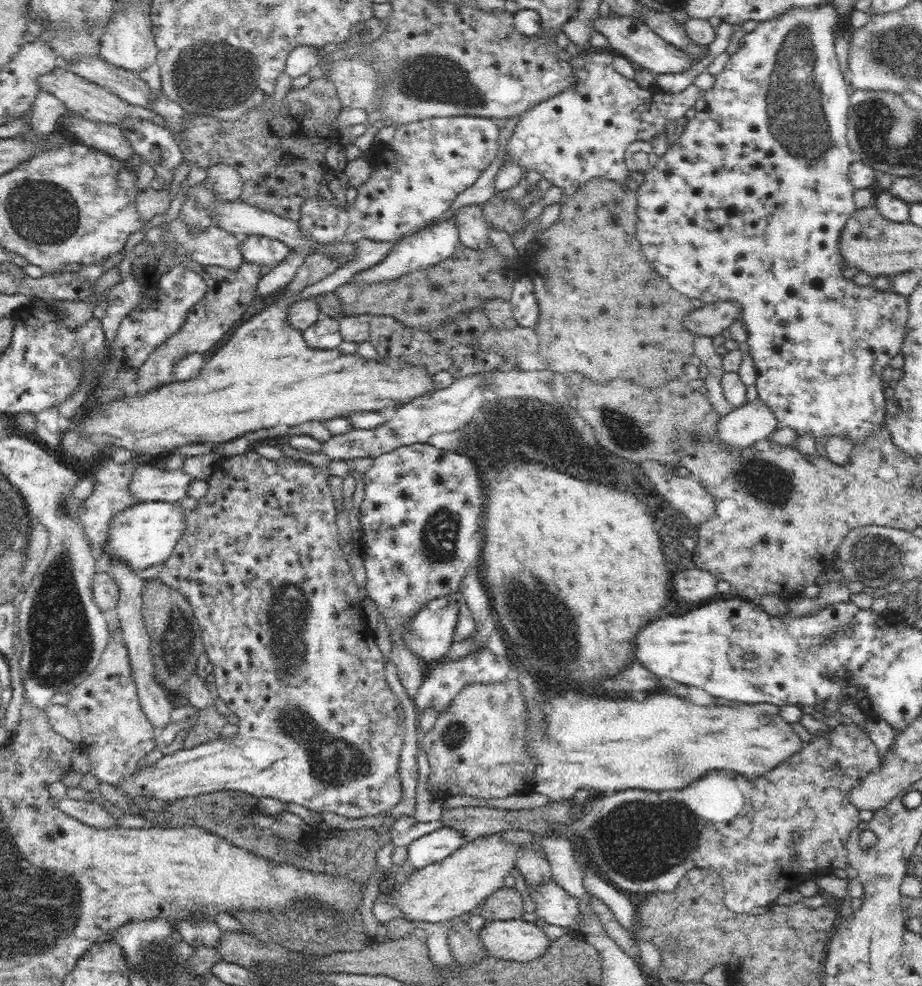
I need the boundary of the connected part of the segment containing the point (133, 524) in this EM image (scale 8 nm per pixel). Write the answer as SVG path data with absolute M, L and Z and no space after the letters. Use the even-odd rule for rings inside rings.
M148 501L134 504L132 508L118 512L108 528L108 540L102 544L98 553L106 553L109 557L116 555L118 559L128 563L135 571L149 566L162 565L174 552L174 546L186 532L185 509L176 502Z

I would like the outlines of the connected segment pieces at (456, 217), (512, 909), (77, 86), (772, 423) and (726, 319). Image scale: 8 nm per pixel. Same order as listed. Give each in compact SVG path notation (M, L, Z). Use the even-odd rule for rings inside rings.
M462 206L452 214L451 219L455 222L459 240L463 246L477 249L488 244L490 224L483 216L482 206Z
M502 886L487 896L479 909L486 922L520 919L526 912L526 902L518 889Z
M55 66L52 72L40 76L36 81L38 81L40 89L54 94L59 101L62 101L62 103L66 105L67 110L81 114L88 120L115 124L118 127L120 127L120 124L122 124L126 118L137 118L138 120L149 120L156 124L164 124L162 115L156 114L153 109L132 105L114 93L111 93L103 86L100 86L98 83L79 77L66 68Z
M756 397L721 418L717 438L728 447L741 449L772 437L778 427L774 411Z
M718 301L714 303L706 303L704 306L692 310L686 318L684 318L684 327L692 331L695 335L706 335L719 339L722 330L726 330L734 322L740 319L740 303L734 301Z

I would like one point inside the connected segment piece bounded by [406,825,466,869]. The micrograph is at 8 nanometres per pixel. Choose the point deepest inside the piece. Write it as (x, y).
(431, 848)

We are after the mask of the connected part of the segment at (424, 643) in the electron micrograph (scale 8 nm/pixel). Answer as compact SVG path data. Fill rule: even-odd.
M457 590L455 593L430 600L403 631L404 641L410 651L414 652L427 666L443 661L453 644L460 613L459 595L460 592Z

